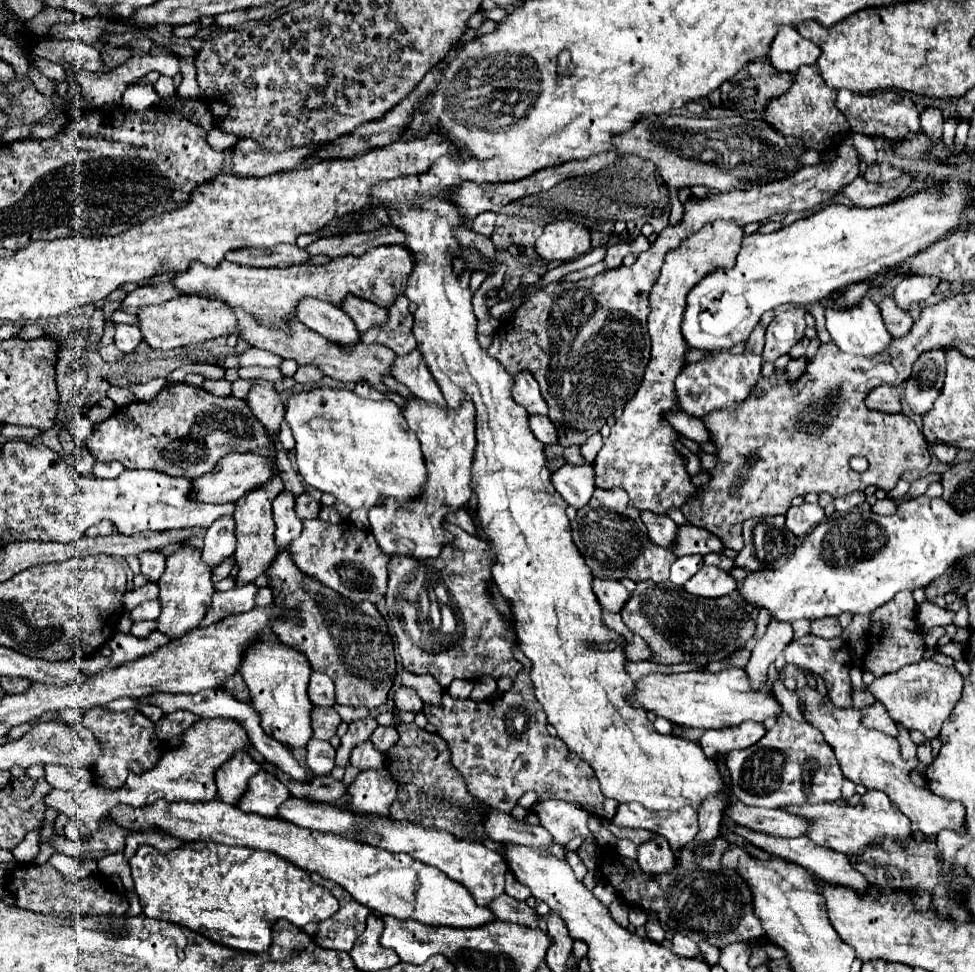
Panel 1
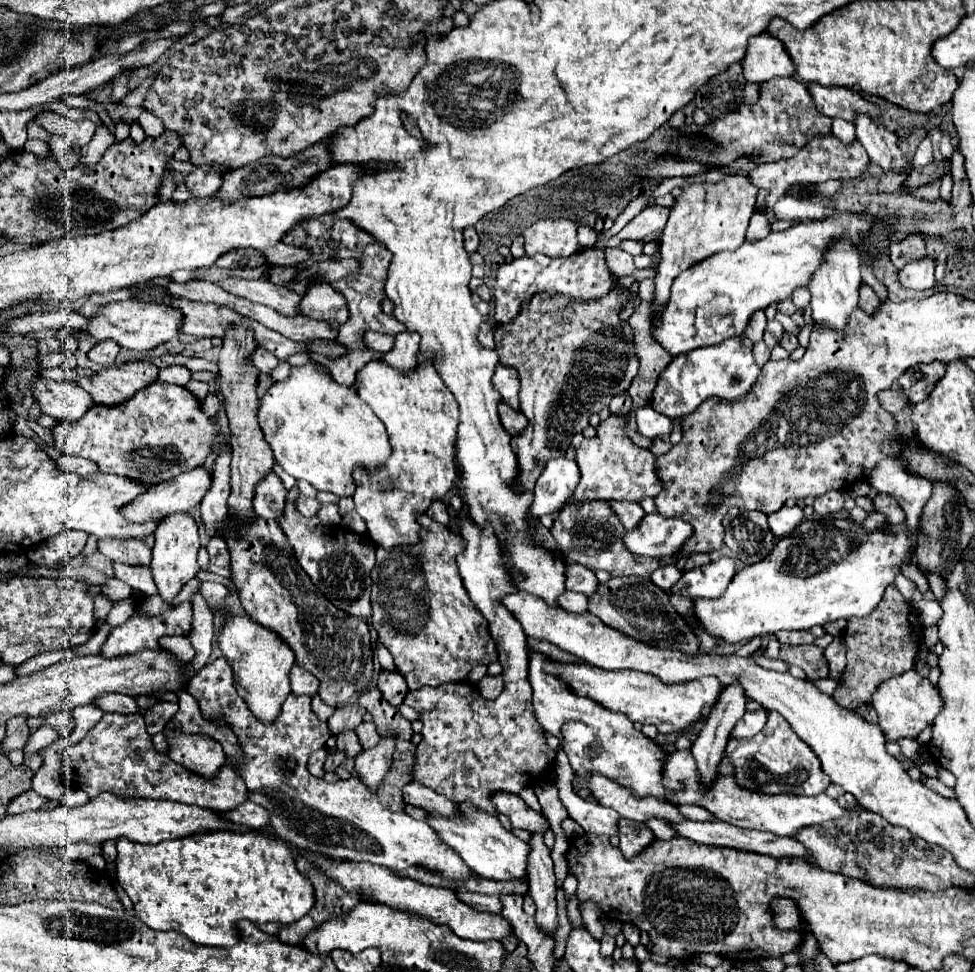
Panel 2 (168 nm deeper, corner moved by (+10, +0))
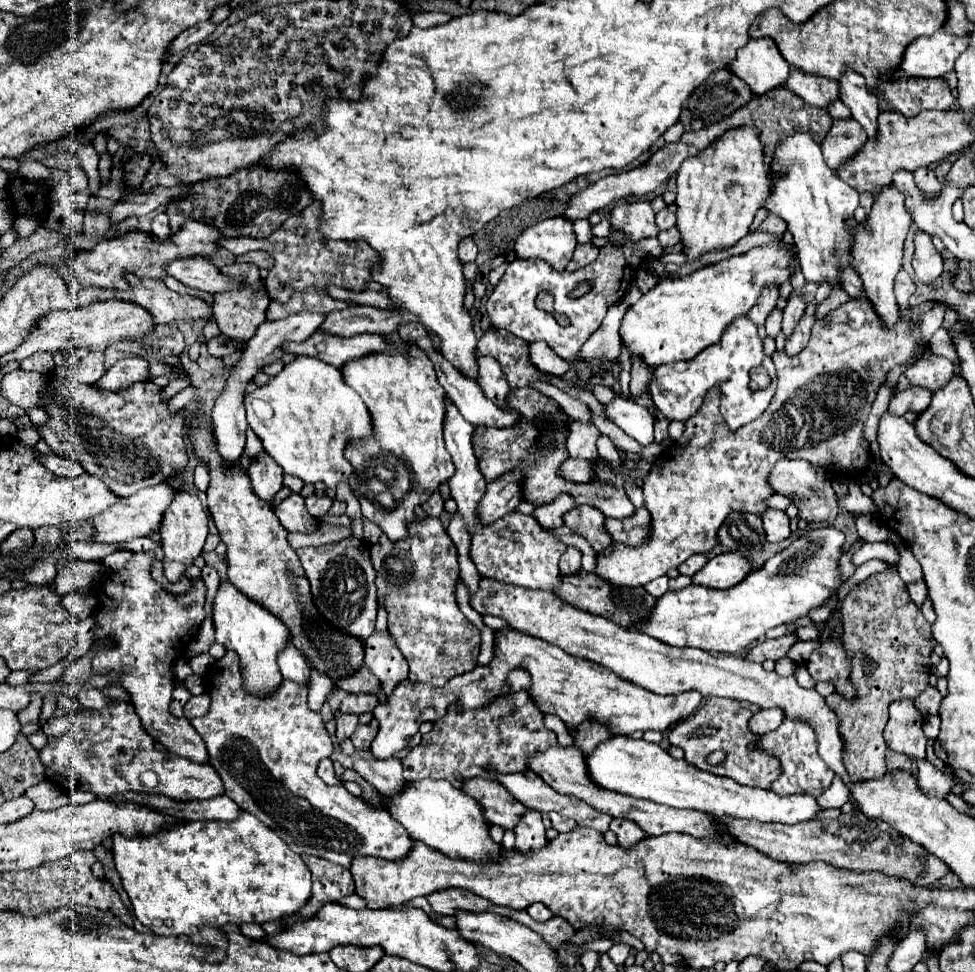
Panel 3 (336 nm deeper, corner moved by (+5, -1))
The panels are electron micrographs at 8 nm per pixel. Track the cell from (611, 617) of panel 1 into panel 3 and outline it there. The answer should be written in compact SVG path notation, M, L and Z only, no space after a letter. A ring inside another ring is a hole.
M509 512L505 518L487 524L487 528L471 540L471 560L475 562L481 576L513 586L541 588L549 592L555 592L563 584L559 560L565 550L567 544L557 540L551 530L545 530L531 514L521 512Z

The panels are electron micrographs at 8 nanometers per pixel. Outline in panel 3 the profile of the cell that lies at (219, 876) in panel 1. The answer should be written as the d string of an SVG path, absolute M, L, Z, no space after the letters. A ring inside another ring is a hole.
M243 812L243 816L239 816L239 820L235 820L235 822L207 822L207 820L183 822L183 824L177 824L175 828L171 828L171 830L151 834L151 836L137 836L137 838L123 838L123 836L115 834L113 836L113 858L115 858L115 868L121 876L123 888L131 898L135 918L157 936L187 936L187 938L191 938L193 944L209 944L209 946L223 948L227 944L227 936L221 930L225 924L229 924L229 922L233 922L233 924L245 924L245 922L263 924L263 922L279 920L283 916L291 916L291 914L299 912L311 898L311 884L313 884L311 882L311 872L305 866L305 862L301 860L301 856L291 852L287 848L287 844L275 832L271 832L271 828L267 828L261 820L257 820L255 816L251 816L247 812Z

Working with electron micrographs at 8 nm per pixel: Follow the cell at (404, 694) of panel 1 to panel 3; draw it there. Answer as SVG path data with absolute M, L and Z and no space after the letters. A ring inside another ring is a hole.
M373 632L365 642L365 666L381 680L385 694L391 694L407 680L409 666L389 634Z

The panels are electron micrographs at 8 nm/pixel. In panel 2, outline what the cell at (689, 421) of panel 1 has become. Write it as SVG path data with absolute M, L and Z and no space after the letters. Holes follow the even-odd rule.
M650 405L634 409L634 417L636 417L638 433L646 439L670 435L670 431L672 431L672 419L666 417L666 415L656 413Z

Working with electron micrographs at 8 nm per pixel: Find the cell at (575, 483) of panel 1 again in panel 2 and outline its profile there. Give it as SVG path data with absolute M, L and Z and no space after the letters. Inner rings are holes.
M566 457L552 459L536 481L530 515L538 519L546 513L558 513L574 493L578 481L580 481L580 471L574 461Z

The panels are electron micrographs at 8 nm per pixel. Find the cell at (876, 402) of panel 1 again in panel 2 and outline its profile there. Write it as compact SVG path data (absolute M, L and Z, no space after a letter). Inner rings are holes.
M894 389L880 391L880 393L878 393L878 401L880 401L880 405L882 405L888 413L892 413L892 415L910 405L908 399L906 399L906 395L904 395L902 391L894 391Z

